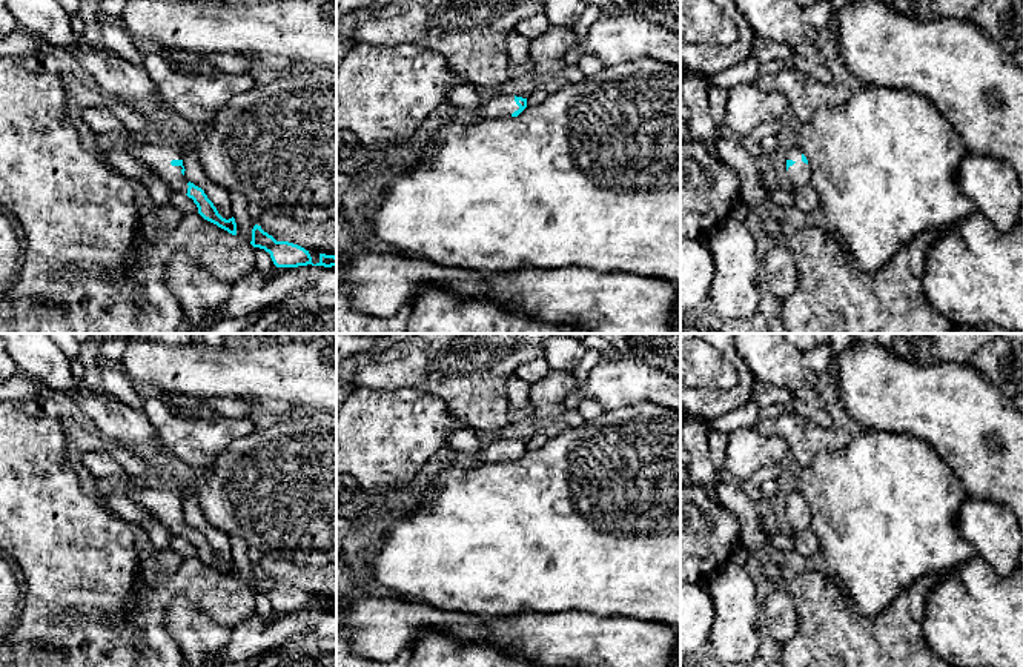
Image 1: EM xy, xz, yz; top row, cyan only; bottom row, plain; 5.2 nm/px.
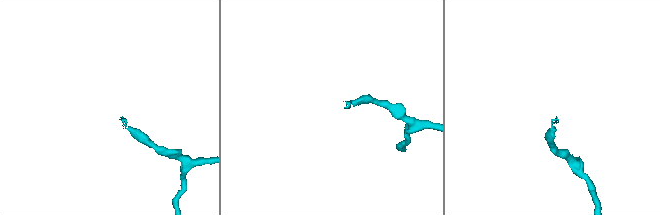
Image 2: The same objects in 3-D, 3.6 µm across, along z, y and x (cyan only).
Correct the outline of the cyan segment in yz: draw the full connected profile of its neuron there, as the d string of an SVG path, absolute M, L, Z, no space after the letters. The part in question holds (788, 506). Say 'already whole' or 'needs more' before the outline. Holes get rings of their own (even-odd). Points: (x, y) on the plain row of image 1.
needs more; M797 490L786 496L786 516L791 532L802 532L811 527L811 512Z

